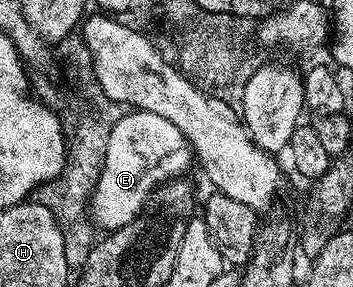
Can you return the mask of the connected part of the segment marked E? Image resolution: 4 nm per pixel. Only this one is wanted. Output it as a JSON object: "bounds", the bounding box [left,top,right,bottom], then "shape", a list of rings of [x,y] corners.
{"bounds":[90,109,194,233],"shape":[[[135,109],[129,110],[128,115],[124,115],[115,124],[111,124],[108,132],[108,144],[106,145],[106,157],[102,165],[102,173],[96,182],[96,188],[90,192],[90,214],[93,224],[101,232],[107,233],[116,231],[122,225],[130,225],[138,213],[148,203],[152,192],[160,186],[161,183],[167,183],[169,179],[174,179],[185,174],[188,166],[193,166],[194,152],[188,138],[166,117],[158,117],[158,113],[146,113]]]}

